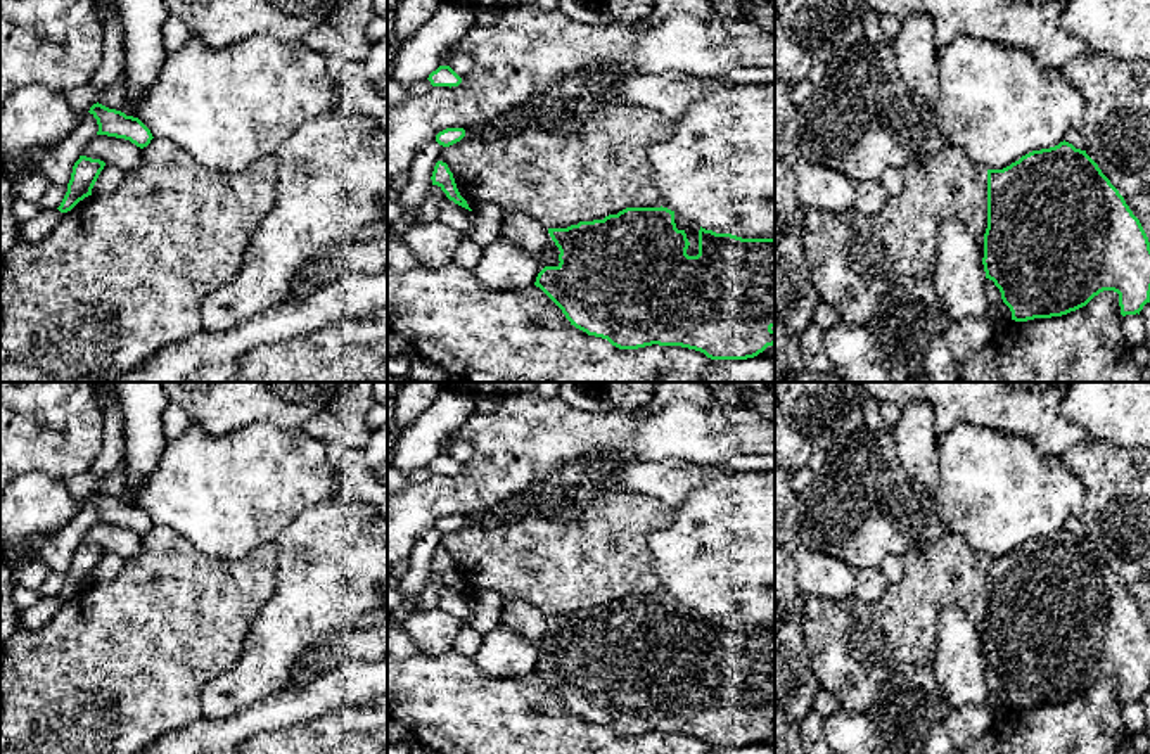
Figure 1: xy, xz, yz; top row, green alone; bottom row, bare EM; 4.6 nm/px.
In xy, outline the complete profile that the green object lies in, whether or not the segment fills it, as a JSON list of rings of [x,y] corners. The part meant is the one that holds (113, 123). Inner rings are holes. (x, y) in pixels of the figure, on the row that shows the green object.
[[[97,102],[88,112],[97,119],[97,135],[125,138],[140,149],[147,147],[154,138],[150,130],[138,118],[126,116],[121,111],[109,109]]]

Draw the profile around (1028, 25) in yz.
[[[863,0],[877,14],[906,17],[925,14],[932,19],[937,47],[949,45],[962,35],[977,36],[1003,47],[1029,52],[1038,64],[1060,69],[1074,57],[1096,54],[1079,38],[1060,28],[1060,16],[1069,0]]]

